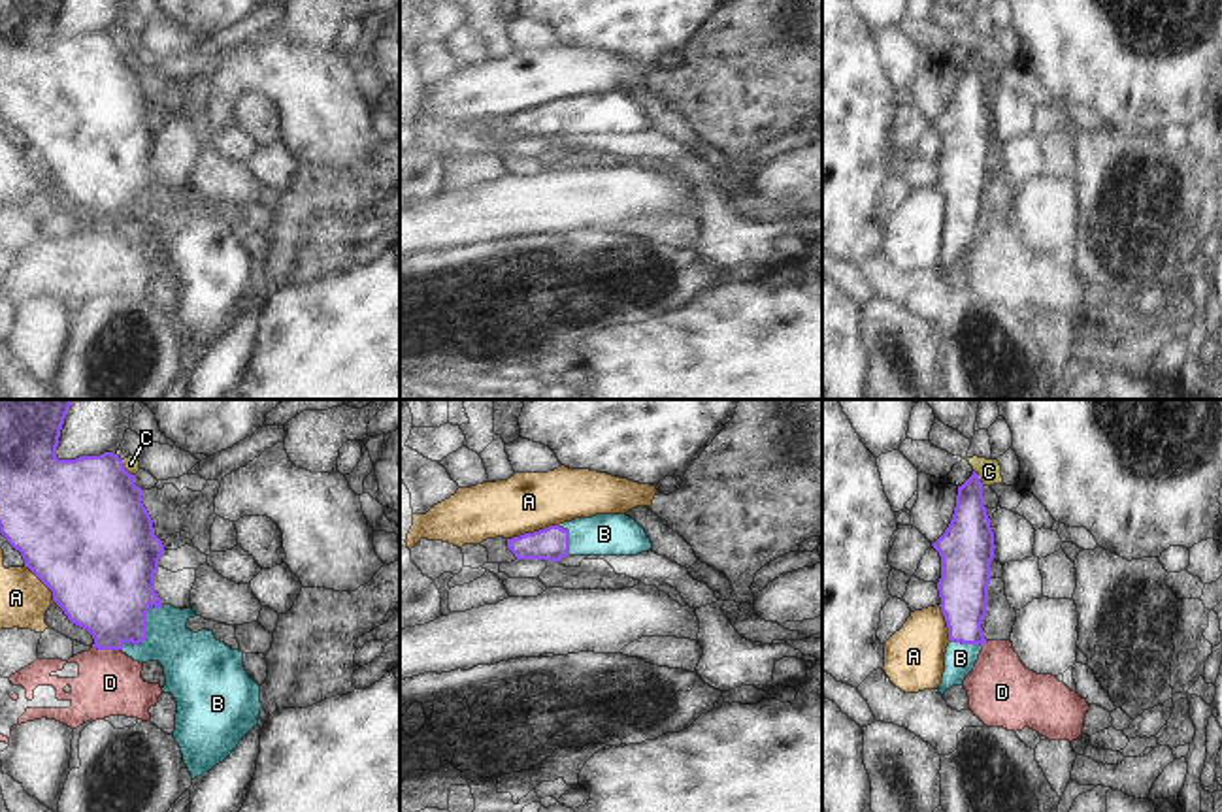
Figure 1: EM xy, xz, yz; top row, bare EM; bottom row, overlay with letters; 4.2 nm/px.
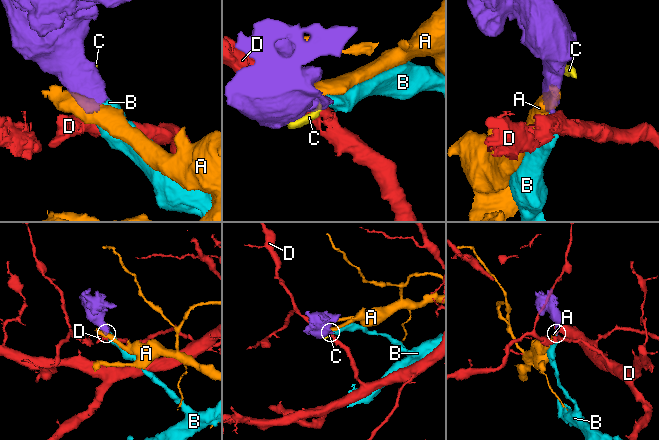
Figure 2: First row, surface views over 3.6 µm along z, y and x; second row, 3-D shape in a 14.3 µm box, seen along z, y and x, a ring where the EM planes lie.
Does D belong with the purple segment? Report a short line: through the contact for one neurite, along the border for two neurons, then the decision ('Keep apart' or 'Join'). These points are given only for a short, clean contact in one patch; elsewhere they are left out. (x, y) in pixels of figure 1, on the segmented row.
Line: xy (93, 647), (119, 650). Keep apart.

